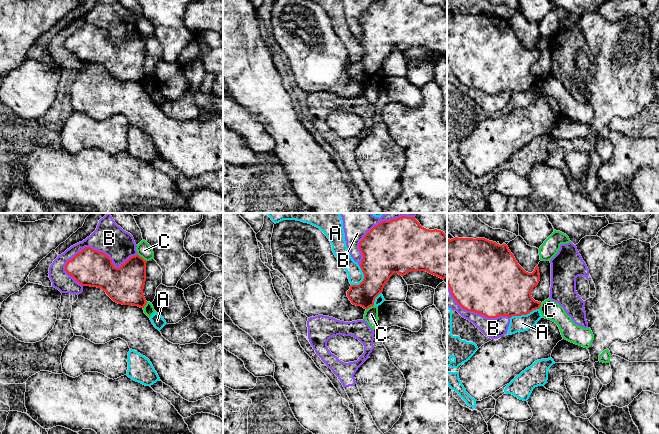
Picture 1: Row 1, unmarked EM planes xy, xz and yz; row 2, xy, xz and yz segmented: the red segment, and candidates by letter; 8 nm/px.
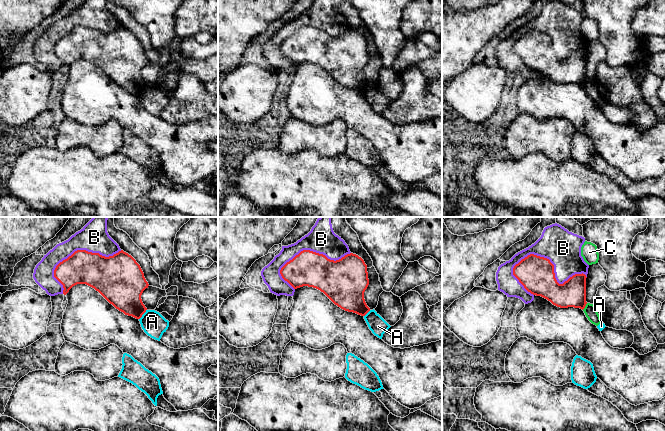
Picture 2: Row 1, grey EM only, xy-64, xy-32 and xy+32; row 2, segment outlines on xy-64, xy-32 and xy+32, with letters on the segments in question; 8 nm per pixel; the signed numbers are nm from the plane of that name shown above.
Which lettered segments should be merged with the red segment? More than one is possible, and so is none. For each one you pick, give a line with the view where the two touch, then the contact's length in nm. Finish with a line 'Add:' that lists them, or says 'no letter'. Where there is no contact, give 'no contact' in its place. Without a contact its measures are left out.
Add: no letter

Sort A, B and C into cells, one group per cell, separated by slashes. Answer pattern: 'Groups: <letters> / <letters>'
Groups: A / B / C

